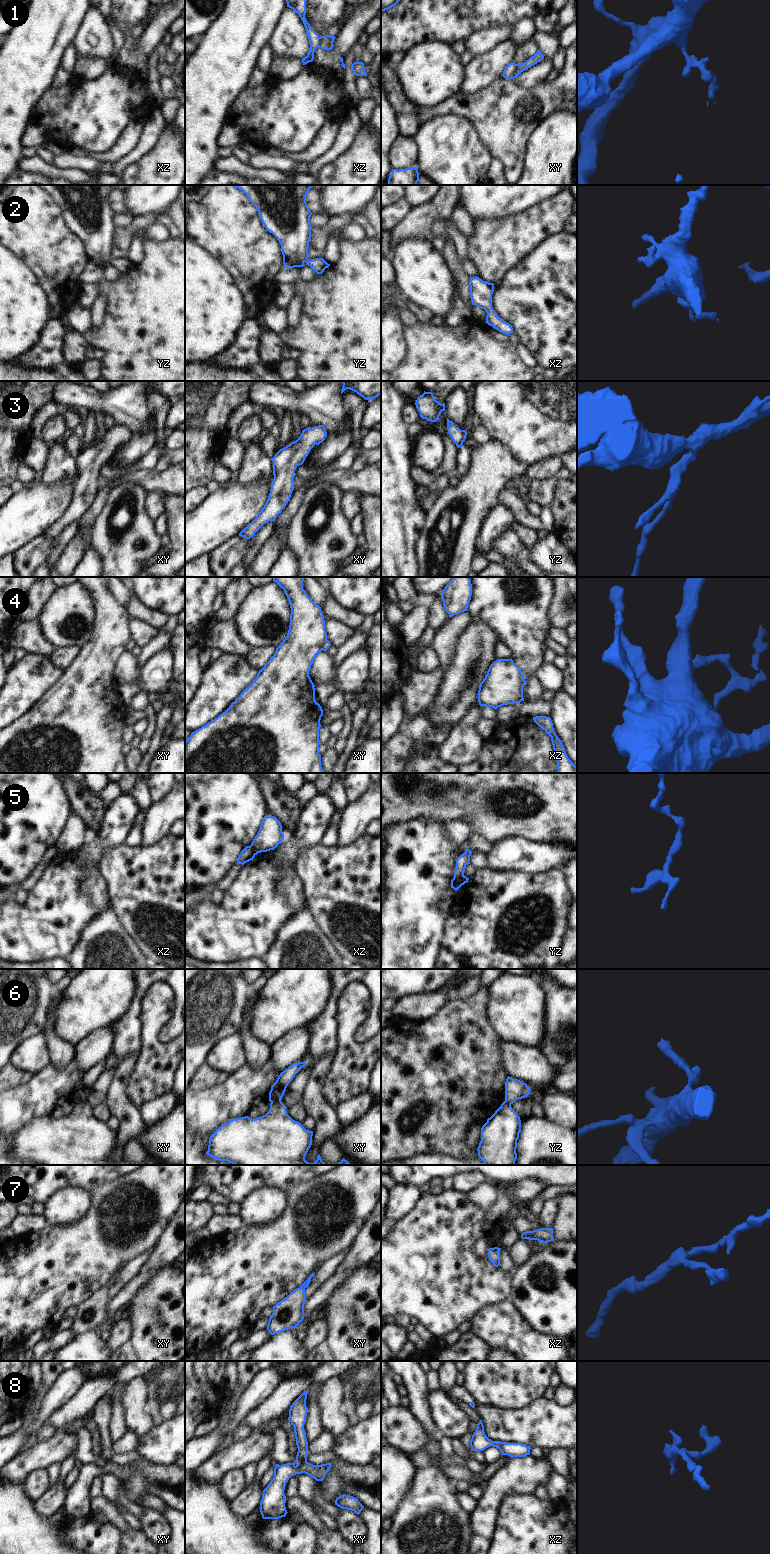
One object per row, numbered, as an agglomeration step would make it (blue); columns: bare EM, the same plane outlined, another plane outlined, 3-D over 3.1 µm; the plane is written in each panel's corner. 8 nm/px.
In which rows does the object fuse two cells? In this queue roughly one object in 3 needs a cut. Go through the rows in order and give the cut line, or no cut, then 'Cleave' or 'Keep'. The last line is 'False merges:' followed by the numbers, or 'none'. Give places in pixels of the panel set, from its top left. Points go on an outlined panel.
1: Split along xy (516, 64), (512, 78). Cleave
2: No split. Keep
3: No split. Keep
4: Split along xy (326, 639), (321, 649). Cleave
5: Split along xz (250, 845), (254, 855). Cleave
6: Split along xy (280, 1100), (271, 1102). Cleave
7: No split. Keep
8: No split. Keep
False merges: 1, 4, 5, 6

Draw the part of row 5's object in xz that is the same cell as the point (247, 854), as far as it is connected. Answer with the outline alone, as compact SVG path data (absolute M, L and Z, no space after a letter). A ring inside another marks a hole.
M246 846L238 856L237 863L244 865L255 857L251 846Z

